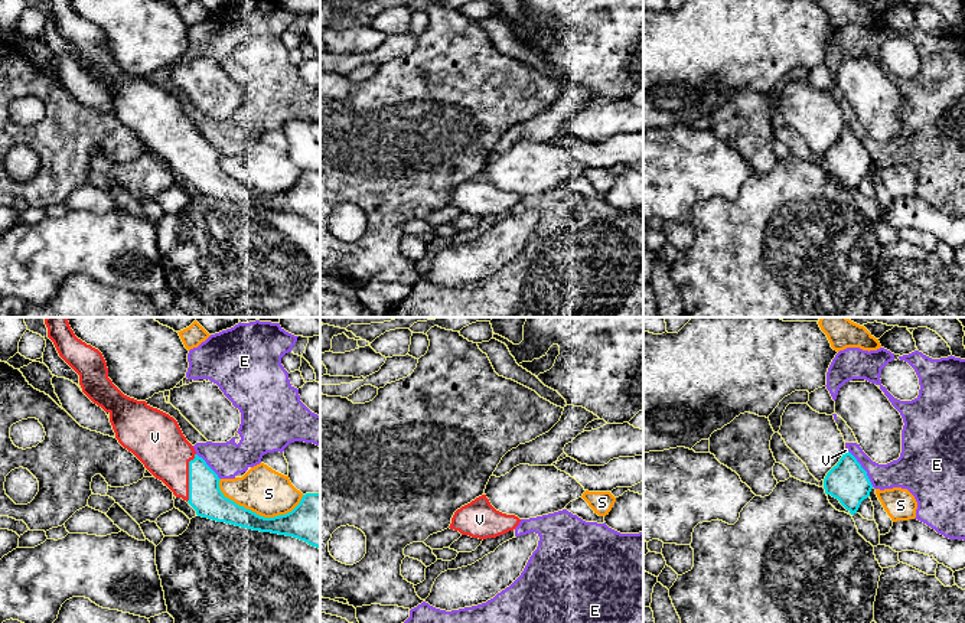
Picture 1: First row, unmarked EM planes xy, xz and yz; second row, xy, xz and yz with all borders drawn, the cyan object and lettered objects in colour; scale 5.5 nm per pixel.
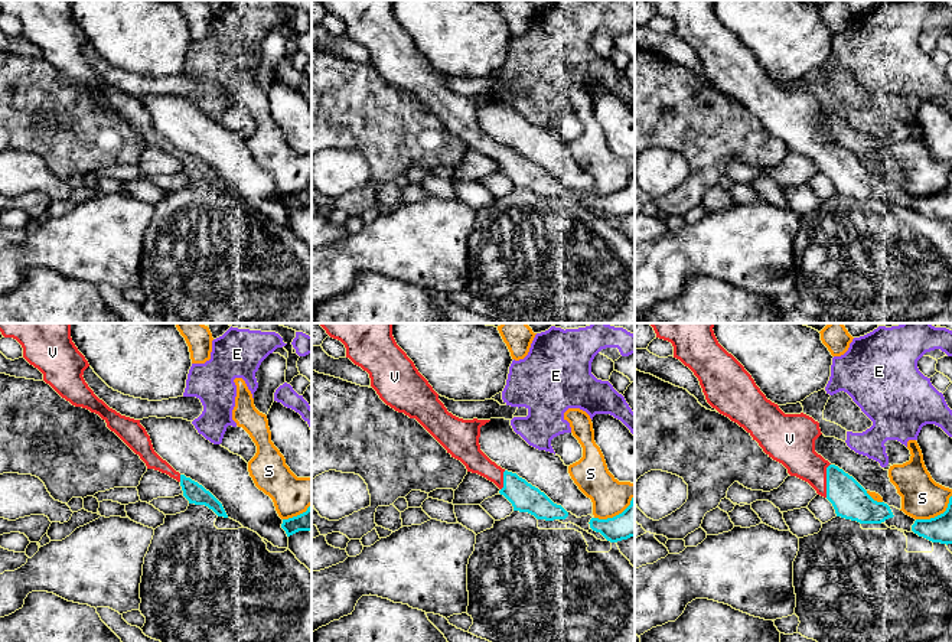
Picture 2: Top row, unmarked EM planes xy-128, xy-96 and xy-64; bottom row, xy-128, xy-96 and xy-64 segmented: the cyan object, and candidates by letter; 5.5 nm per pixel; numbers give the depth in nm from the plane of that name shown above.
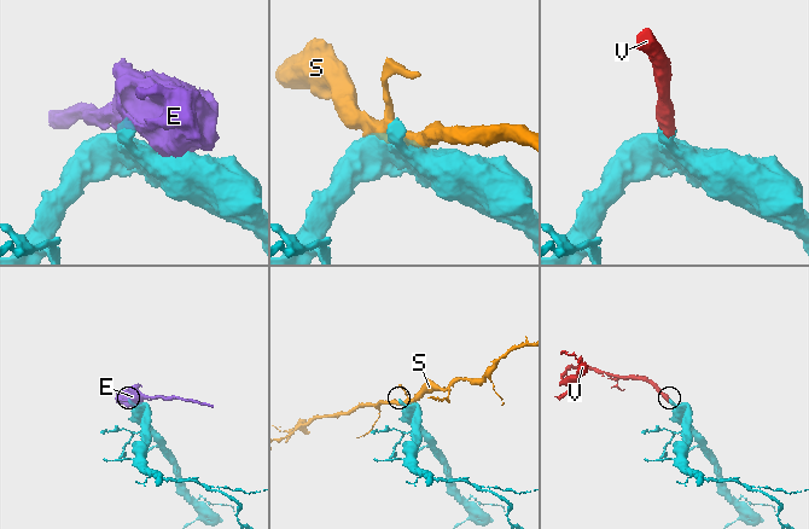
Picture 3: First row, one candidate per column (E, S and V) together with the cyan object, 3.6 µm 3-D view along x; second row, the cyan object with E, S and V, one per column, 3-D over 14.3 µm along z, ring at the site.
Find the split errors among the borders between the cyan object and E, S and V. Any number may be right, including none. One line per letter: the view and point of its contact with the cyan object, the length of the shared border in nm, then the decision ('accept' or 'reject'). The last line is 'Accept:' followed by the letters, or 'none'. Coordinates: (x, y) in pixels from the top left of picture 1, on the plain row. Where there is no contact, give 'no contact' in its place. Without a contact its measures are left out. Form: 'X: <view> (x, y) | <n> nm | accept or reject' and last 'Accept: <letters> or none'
E: yz (863, 146) | 240 nm | reject
S: xy (258, 192) | 480 nm | reject
V: xy (189, 155) | 280 nm | accept
Accept: V

